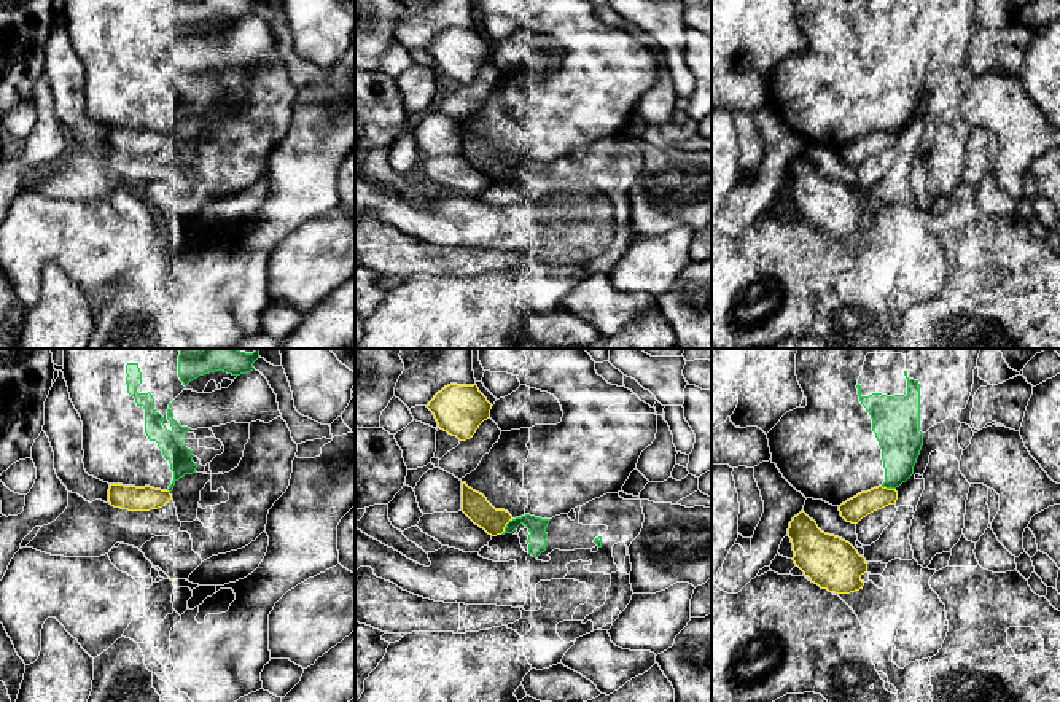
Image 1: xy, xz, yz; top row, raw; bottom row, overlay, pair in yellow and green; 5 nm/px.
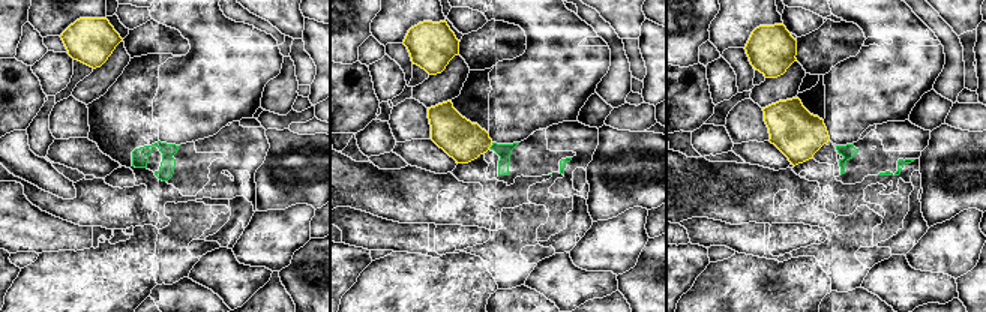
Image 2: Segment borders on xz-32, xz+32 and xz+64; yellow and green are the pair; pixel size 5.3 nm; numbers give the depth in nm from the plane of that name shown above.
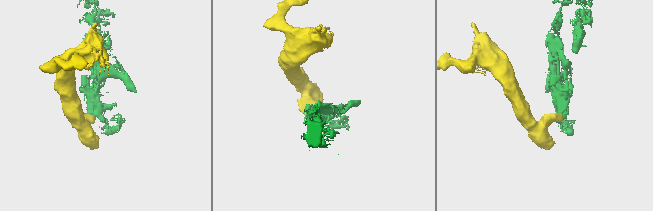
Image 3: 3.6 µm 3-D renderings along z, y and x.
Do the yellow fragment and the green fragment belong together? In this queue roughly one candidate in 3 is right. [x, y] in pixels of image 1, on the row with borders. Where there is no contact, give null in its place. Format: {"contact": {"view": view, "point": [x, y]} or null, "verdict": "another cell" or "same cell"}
{"contact": {"view": "xz", "point": [505, 526]}, "verdict": "another cell"}

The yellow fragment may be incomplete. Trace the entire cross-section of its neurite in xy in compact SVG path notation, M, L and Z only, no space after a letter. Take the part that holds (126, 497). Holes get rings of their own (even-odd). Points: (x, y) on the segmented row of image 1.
M110 484L108 501L115 508L129 511L150 511L162 508L172 500L169 490L154 489L150 486L135 487L123 484Z

